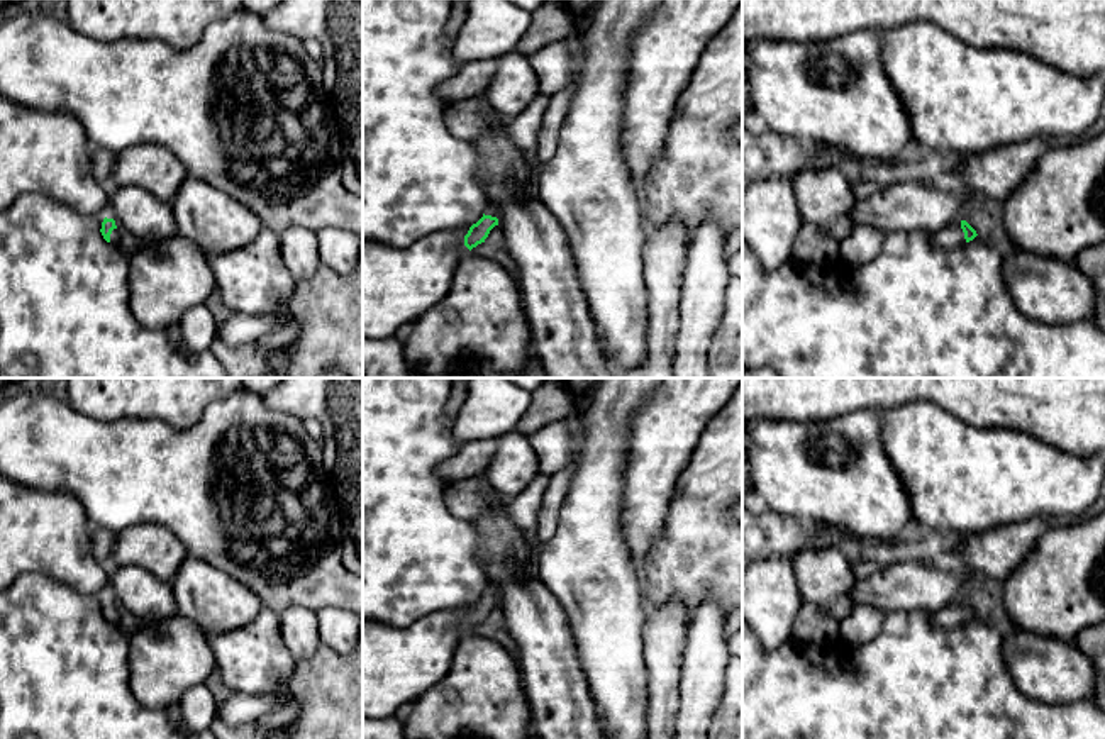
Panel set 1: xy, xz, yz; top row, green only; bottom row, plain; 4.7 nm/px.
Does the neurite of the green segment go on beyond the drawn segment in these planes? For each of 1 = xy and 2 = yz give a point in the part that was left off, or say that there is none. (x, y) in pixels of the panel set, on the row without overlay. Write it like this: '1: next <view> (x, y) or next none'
1: next xy (116, 614)
2: next yz (951, 616)

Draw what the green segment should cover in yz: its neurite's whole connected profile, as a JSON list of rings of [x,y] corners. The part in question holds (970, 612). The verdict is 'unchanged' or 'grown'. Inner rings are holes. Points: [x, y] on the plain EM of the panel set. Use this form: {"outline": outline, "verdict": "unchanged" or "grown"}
{"outline": [[[954,600],[947,607],[932,612],[934,622],[941,627],[958,627],[976,615],[976,610],[966,600]]], "verdict": "grown"}

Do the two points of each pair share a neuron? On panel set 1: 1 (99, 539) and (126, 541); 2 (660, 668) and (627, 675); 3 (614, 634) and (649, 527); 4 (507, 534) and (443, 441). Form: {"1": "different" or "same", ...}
{"1": "different", "2": "different", "3": "different", "4": "different"}

